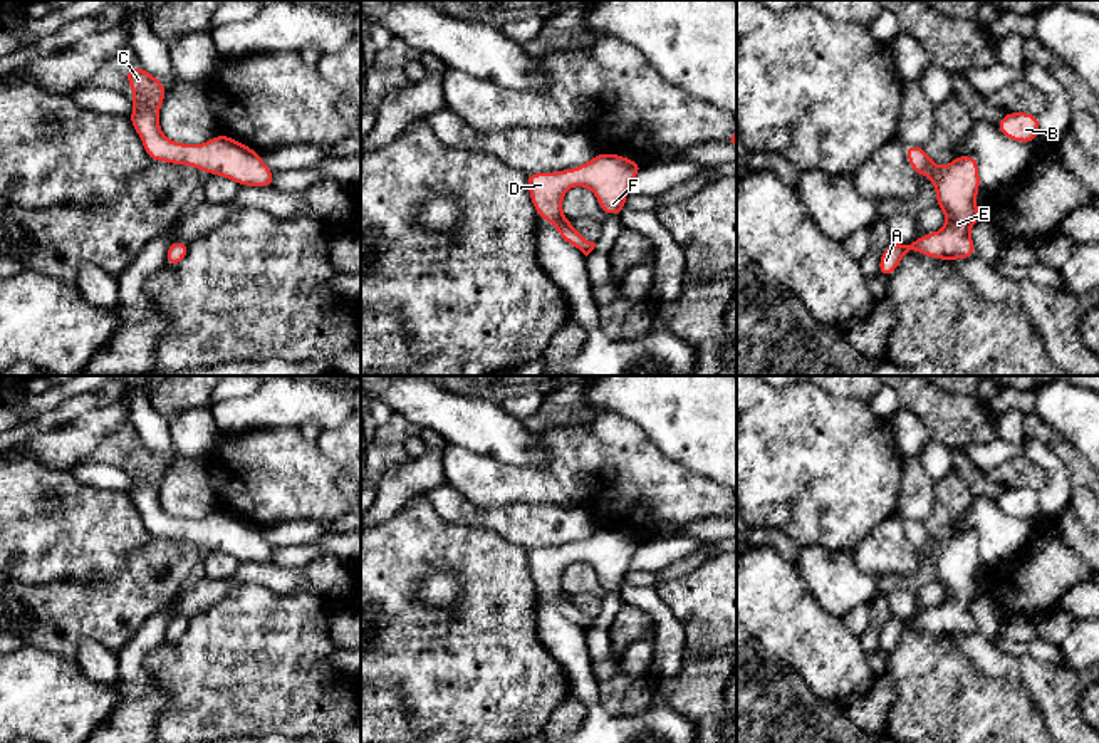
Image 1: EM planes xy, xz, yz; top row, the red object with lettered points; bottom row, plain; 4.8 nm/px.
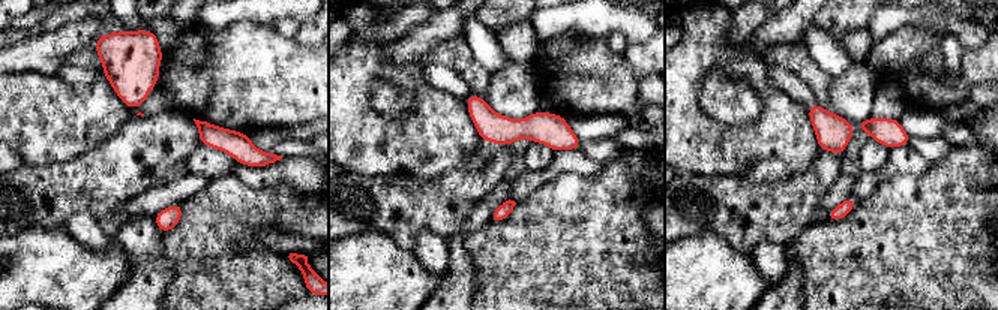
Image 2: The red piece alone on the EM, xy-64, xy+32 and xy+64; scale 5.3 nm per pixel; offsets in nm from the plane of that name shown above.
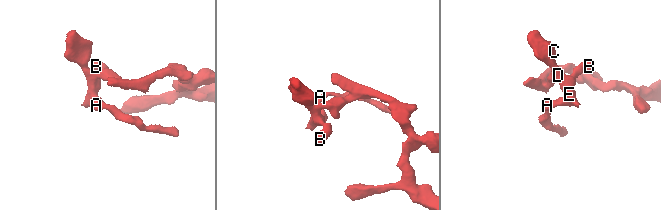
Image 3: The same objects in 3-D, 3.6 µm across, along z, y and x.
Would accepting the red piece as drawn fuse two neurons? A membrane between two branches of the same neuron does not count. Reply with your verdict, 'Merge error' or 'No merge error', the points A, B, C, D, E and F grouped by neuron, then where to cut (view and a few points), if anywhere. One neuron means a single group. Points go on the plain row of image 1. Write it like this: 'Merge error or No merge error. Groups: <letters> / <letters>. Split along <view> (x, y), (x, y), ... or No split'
No merge error. Groups: A B C D E F. No split

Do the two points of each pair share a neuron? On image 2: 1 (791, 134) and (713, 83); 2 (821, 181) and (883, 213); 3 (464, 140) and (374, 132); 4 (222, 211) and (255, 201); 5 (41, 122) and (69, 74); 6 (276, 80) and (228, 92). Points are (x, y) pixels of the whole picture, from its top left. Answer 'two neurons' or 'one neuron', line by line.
1: two neurons
2: two neurons
3: one neuron
4: one neuron
5: two neurons
6: one neuron

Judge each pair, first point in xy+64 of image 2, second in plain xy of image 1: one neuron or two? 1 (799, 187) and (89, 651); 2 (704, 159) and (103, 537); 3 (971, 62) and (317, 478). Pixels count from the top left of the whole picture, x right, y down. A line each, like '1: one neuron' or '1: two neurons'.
1: two neurons
2: one neuron
3: two neurons

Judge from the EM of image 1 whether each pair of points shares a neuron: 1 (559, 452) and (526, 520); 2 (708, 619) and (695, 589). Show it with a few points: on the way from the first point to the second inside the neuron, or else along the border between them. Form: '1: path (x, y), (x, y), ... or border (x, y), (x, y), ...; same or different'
1: border (572, 505), (505, 503), (495, 507); different
2: path (708, 613), (708, 602), (702, 596); same

